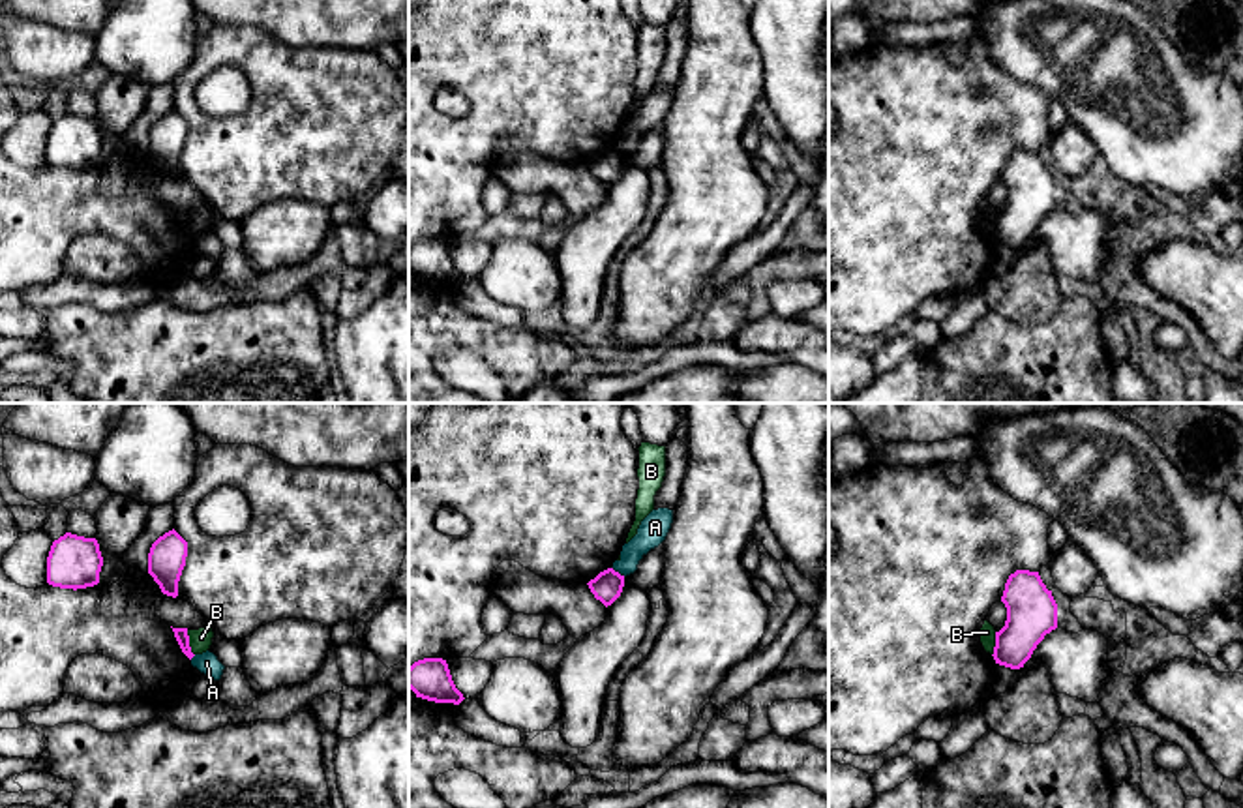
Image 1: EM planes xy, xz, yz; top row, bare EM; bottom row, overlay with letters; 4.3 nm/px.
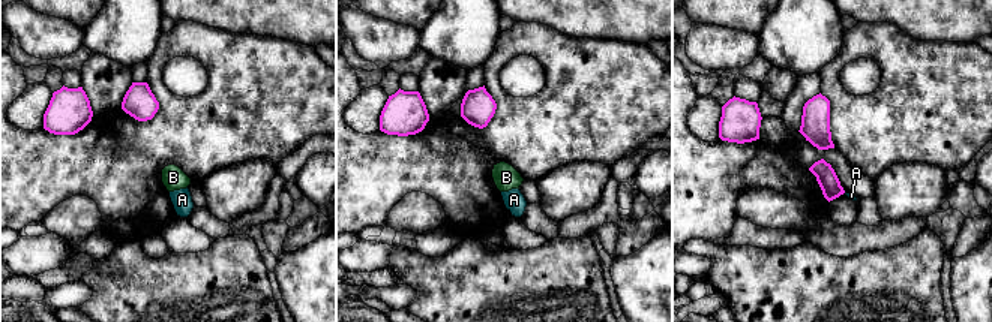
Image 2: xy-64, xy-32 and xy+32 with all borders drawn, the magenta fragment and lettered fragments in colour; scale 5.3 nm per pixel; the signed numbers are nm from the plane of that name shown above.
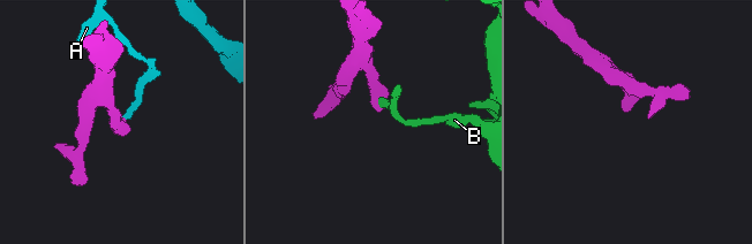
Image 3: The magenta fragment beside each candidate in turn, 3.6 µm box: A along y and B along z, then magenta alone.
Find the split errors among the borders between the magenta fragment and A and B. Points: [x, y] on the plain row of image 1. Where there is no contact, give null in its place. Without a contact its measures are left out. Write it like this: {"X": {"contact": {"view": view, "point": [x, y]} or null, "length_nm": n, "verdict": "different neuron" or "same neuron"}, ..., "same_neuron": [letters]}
{"A": {"contact": {"view": "xz", "point": [617, 152]}, "length_nm": 80, "verdict": "different neuron"}, "B": {"contact": {"view": "xy", "point": [188, 224]}, "length_nm": 120, "verdict": "different neuron"}, "same_neuron": []}

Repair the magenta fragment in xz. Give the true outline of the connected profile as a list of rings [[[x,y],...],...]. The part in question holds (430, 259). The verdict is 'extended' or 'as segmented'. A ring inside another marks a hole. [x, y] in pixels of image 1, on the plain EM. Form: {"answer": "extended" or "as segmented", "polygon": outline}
{"answer": "as segmented", "polygon": [[[424,238],[409,247],[409,268],[416,277],[435,283],[459,285],[465,277],[456,268],[448,244],[442,238]]]}

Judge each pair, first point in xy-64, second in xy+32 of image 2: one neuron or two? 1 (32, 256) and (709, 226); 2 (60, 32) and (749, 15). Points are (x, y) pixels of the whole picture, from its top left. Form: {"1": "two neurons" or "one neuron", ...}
{"1": "one neuron", "2": "two neurons"}

